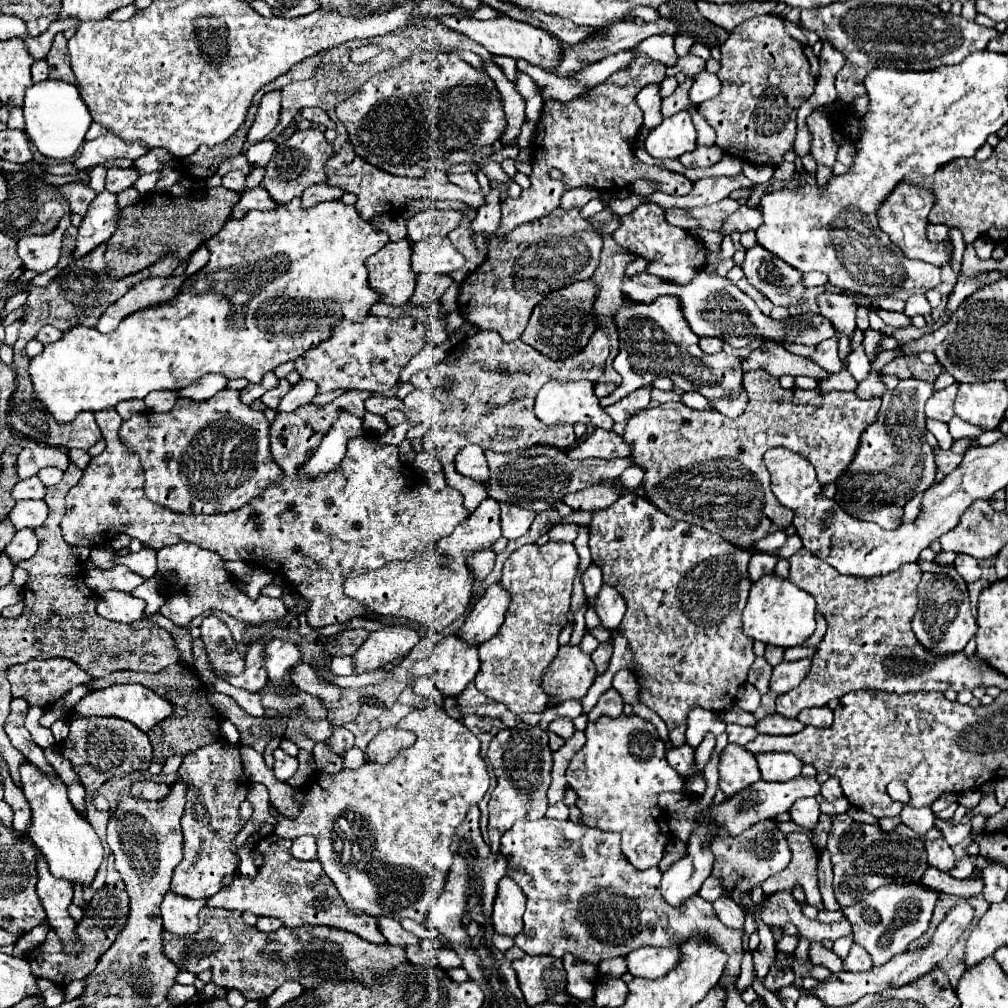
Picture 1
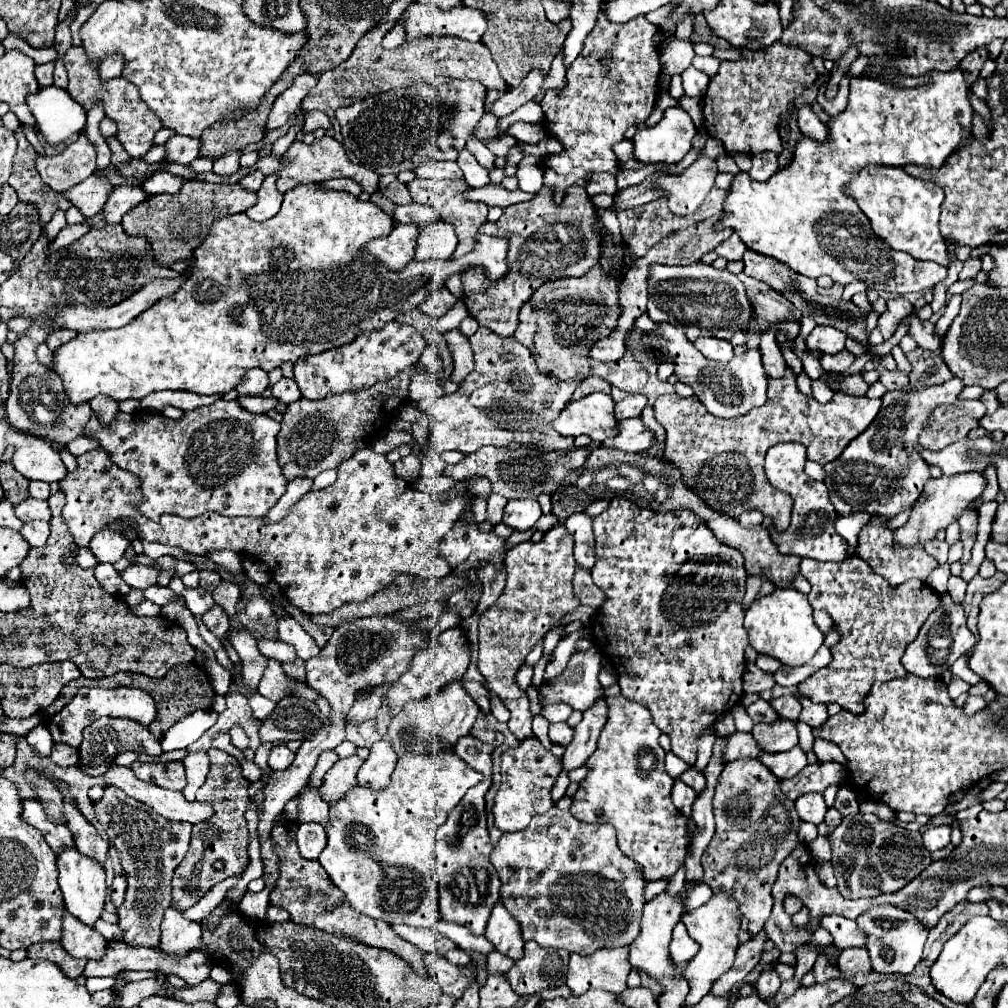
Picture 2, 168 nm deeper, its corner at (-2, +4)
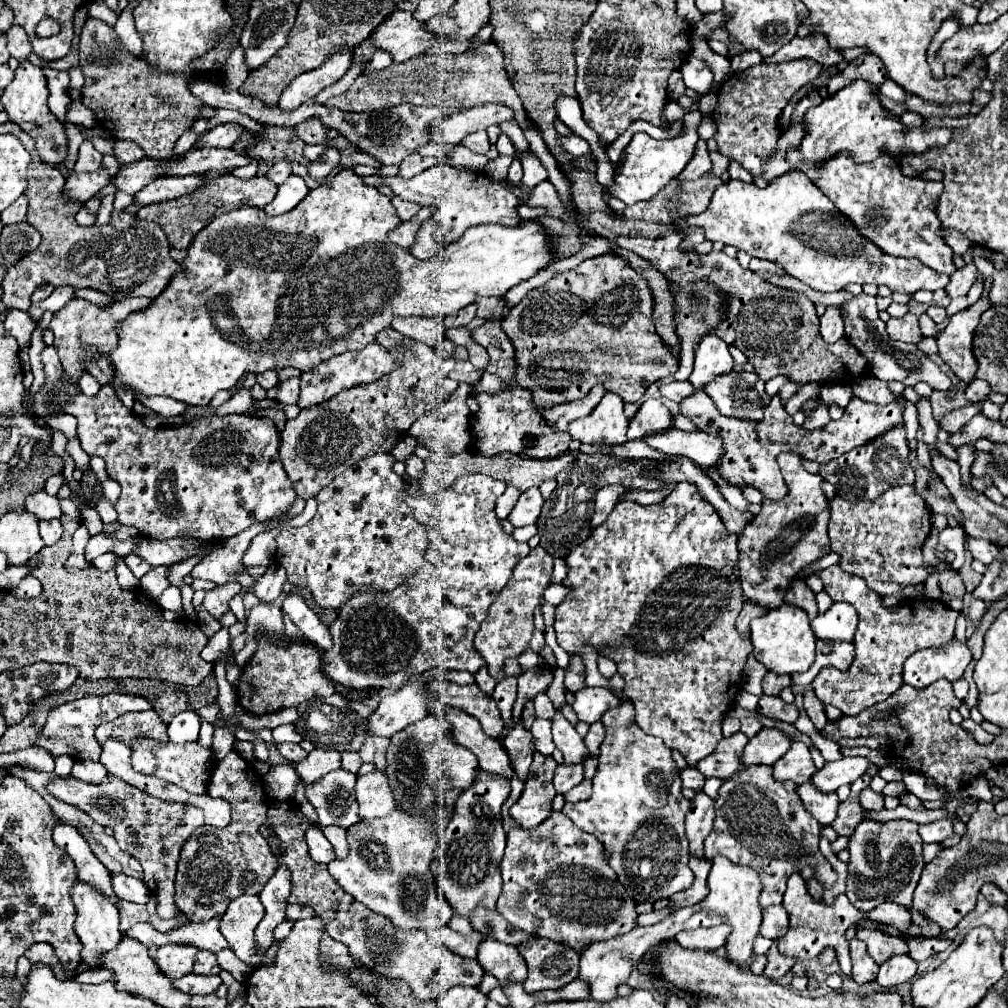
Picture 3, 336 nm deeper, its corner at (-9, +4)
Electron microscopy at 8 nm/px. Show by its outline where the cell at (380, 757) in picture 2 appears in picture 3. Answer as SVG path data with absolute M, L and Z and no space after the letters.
M372 771L368 775L360 775L356 781L354 795L358 799L360 819L376 819L376 817L388 815L396 807L392 793L390 793L386 773L382 773L382 771Z

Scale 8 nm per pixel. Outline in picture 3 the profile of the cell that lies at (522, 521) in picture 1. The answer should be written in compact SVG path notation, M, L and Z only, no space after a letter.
M530 487L530 491L524 491L518 499L518 503L514 505L512 513L508 515L508 521L514 525L514 527L524 527L524 525L532 525L536 523L538 515L540 515L540 509L542 509L542 495L540 495L540 489L538 487Z

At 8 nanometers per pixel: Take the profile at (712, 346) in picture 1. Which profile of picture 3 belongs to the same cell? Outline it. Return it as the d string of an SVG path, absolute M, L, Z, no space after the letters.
M706 335L706 339L702 339L702 343L698 345L694 371L688 381L694 389L704 389L710 379L716 379L718 375L728 375L732 371L732 365L734 361L728 353L728 345L716 335Z

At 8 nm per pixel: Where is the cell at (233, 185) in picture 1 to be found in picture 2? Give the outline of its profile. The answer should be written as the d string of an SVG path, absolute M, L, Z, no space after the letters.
M255 171L255 173L249 173L249 175L245 175L237 185L241 185L243 189L247 189L247 191L257 191L259 187L261 187L261 183L263 183L263 173L259 173L259 171Z

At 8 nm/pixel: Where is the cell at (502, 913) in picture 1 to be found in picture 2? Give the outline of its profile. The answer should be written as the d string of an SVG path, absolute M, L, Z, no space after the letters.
M497 903L493 907L485 937L495 945L497 951L509 955L511 959L519 959L523 955L525 941L519 933L519 925L515 923L515 919L511 919L511 913L503 907L503 903Z

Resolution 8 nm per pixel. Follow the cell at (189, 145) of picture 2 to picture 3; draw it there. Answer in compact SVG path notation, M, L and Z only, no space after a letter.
M238 123L218 125L218 127L210 129L204 137L198 137L196 145L198 147L232 147L242 137L242 131L246 131L246 129Z

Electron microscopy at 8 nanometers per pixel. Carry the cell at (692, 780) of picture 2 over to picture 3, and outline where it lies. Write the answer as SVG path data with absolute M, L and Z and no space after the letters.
M696 791L696 797L692 799L690 811L686 815L686 837L690 843L690 855L696 859L704 857L704 839L712 831L714 823L714 801L704 793Z

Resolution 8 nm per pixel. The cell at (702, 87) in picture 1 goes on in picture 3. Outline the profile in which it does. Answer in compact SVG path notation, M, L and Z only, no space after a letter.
M688 57L680 67L682 79L688 89L694 89L696 93L708 93L710 85L714 83L714 73L708 67L706 61L698 57Z

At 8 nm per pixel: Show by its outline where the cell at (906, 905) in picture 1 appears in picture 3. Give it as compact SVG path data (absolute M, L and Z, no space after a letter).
M896 955L880 965L880 973L876 981L884 989L894 989L896 985L910 981L916 975L916 969L918 969L918 963L912 957Z

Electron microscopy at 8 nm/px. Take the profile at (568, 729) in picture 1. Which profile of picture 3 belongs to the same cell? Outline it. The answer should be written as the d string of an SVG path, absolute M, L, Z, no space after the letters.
M556 711L556 715L552 717L552 735L554 735L554 745L564 755L564 763L568 765L582 763L588 757L588 747L584 739L576 733L574 725L570 725L570 721L566 721L560 711Z

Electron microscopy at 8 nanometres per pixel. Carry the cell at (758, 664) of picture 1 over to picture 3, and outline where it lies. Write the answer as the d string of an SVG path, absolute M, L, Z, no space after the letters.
M766 673L764 679L762 679L762 689L764 689L766 695L778 697L784 687L790 687L790 677L788 675L772 675L772 673Z

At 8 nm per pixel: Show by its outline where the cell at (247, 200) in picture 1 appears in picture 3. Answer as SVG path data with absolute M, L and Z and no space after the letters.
M290 175L290 179L286 179L278 187L278 193L276 193L274 201L264 207L266 215L282 215L282 213L288 213L290 209L294 209L308 195L308 191L310 189L306 187L306 183L304 183L302 177Z

